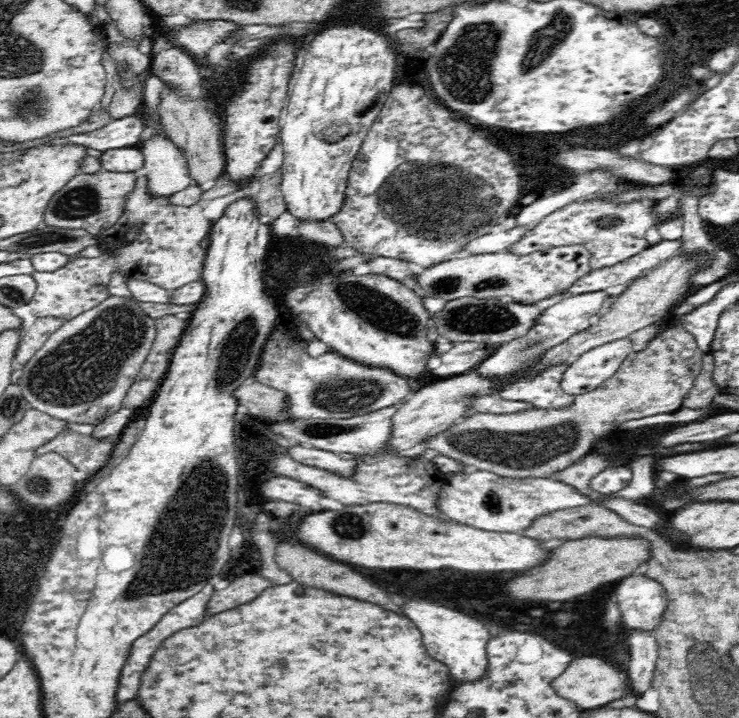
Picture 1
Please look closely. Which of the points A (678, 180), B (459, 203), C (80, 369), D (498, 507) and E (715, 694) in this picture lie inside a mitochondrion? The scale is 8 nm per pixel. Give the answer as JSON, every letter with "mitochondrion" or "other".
{"A":"other","B":"mitochondrion","C":"mitochondrion","D":"other","E":"mitochondrion"}

